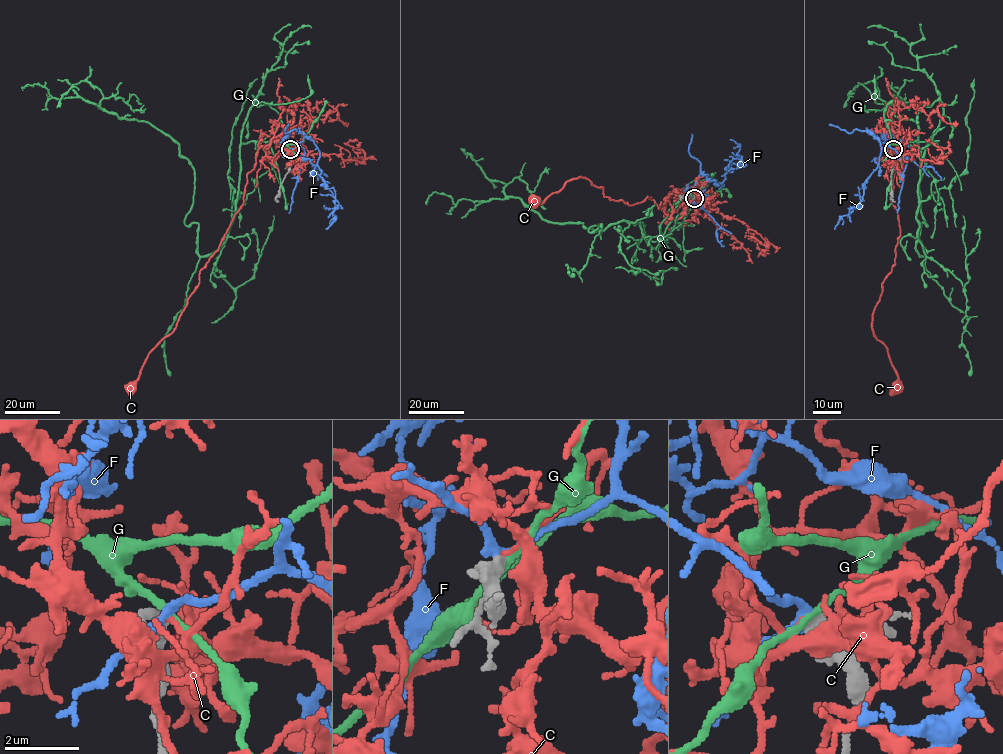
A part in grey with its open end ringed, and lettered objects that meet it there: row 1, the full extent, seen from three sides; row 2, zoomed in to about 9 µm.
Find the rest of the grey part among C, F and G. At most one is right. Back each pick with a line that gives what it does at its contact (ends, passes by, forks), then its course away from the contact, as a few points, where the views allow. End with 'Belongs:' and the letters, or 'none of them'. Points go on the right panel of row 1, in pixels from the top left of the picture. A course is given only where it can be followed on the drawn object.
F: it passes by; it runs (893, 150), (875, 137), (881, 149), (878, 166), (865, 182), (863, 199), (841, 217), (834, 228)
Belongs: F

